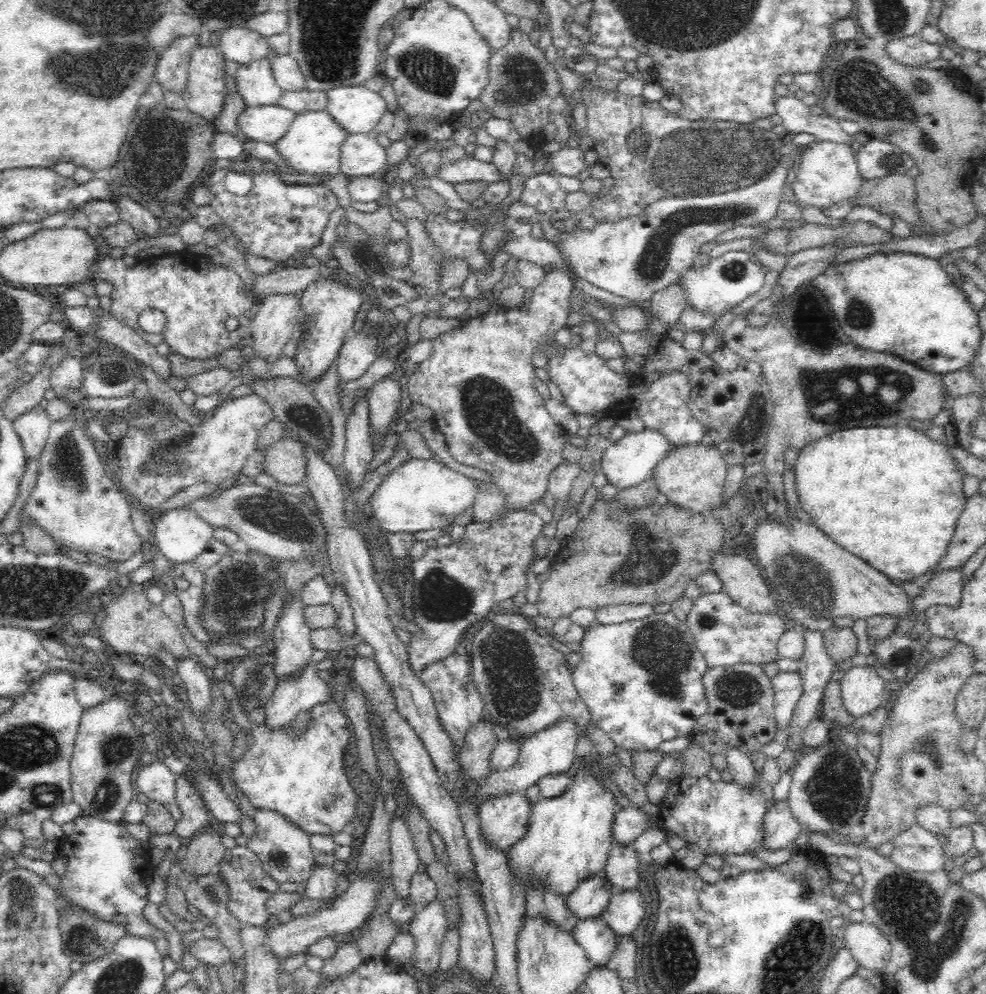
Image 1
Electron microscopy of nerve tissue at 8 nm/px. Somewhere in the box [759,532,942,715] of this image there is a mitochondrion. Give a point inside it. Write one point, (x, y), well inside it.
(797, 577)

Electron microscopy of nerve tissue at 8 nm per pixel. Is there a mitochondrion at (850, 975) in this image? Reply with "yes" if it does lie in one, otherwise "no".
no

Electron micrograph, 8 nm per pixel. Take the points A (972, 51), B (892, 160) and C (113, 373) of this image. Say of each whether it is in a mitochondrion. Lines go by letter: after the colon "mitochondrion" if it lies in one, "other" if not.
A: other
B: mitochondrion
C: mitochondrion

